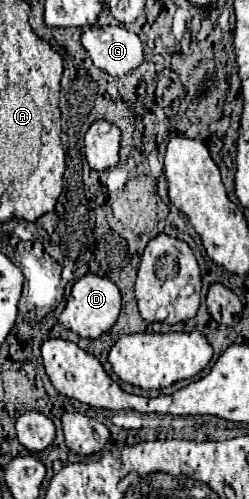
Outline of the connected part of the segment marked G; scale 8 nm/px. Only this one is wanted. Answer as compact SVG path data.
M123 26L83 30L81 44L93 64L111 76L125 76L143 62L143 44L139 36Z

